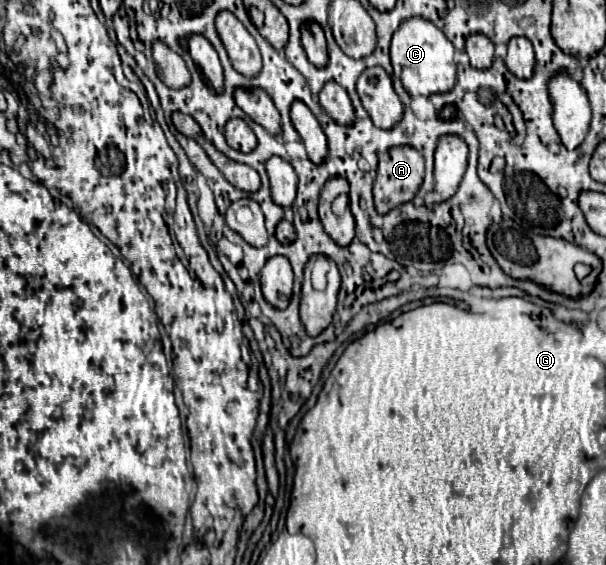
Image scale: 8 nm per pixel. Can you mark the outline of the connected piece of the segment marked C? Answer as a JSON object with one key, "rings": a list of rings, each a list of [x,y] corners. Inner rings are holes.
{"rings":[[[414,16],[404,20],[392,36],[390,58],[394,70],[400,70],[400,80],[410,96],[430,96],[438,92],[450,92],[456,84],[454,44],[436,28],[430,20]]]}

